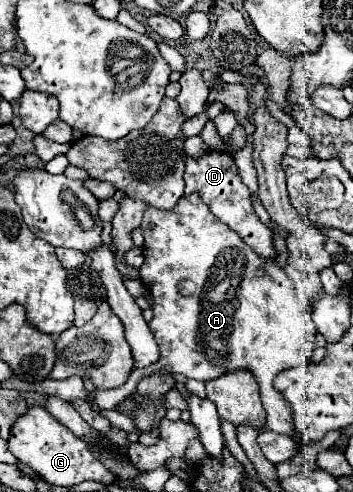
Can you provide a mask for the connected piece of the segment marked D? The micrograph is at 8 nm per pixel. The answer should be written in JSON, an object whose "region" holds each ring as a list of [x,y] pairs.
{"region":[[[208,150],[204,156],[200,158],[186,158],[186,168],[184,168],[184,194],[192,194],[198,192],[202,202],[210,208],[210,212],[224,222],[226,226],[230,226],[258,256],[262,258],[276,258],[276,248],[274,248],[274,234],[270,232],[270,228],[266,228],[254,208],[252,208],[252,198],[250,192],[246,188],[246,184],[242,184],[238,168],[234,164],[234,158],[226,152],[216,152],[216,150]]]}

